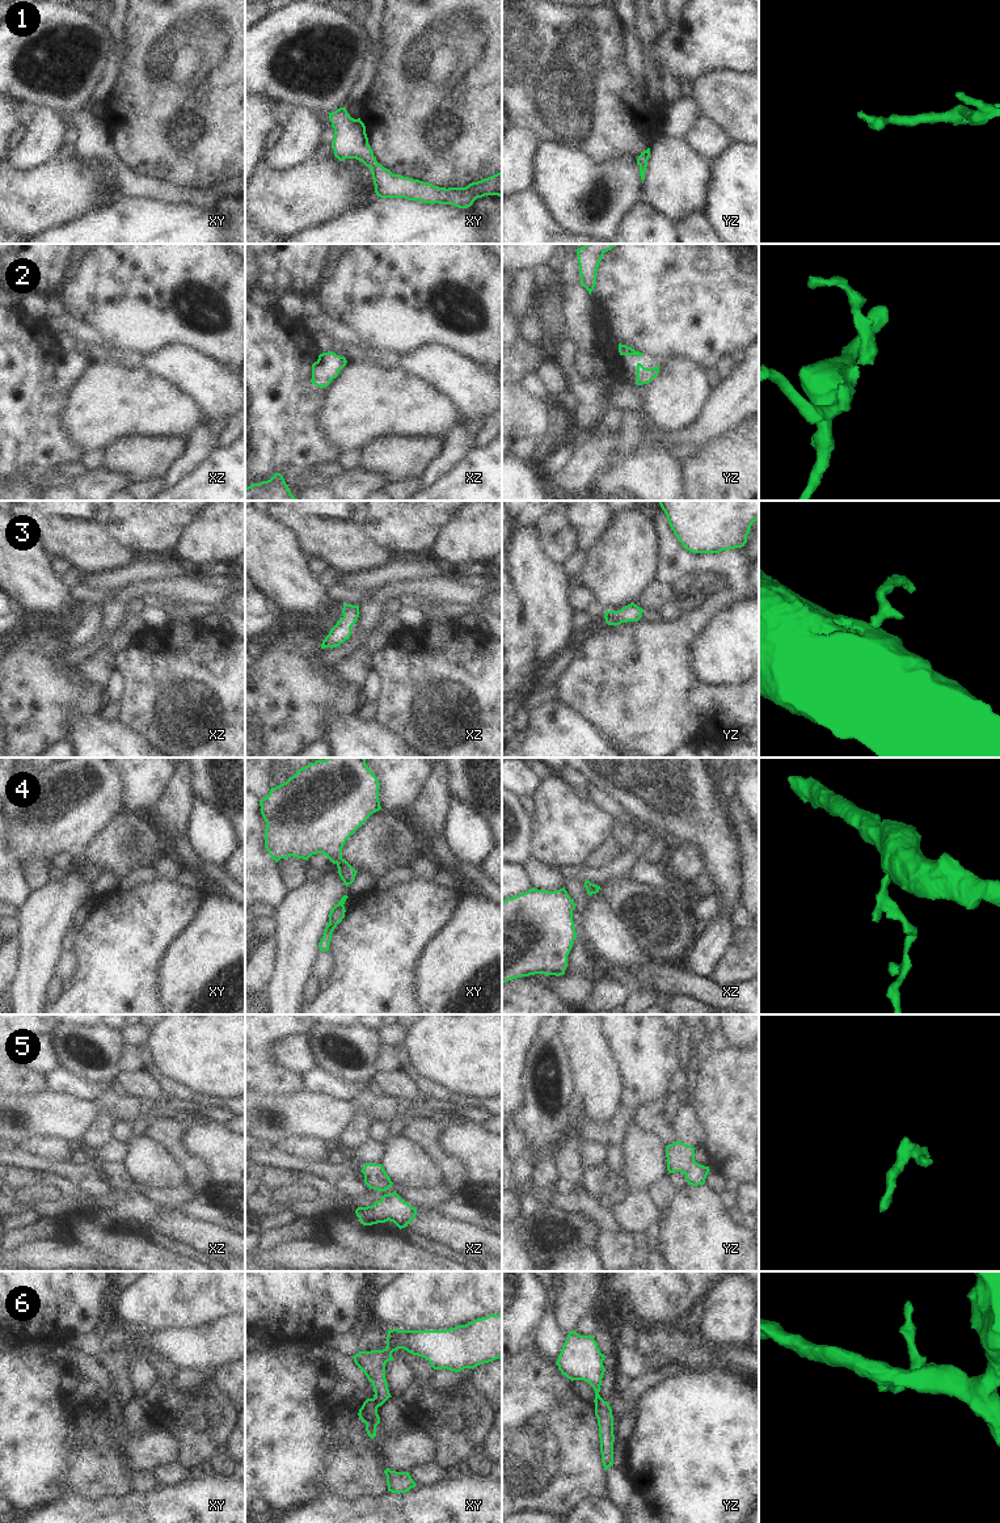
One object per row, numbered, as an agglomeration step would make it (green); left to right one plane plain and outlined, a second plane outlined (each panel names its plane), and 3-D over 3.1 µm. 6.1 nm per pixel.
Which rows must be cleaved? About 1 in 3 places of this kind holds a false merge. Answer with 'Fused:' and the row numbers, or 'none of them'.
Fused: 6

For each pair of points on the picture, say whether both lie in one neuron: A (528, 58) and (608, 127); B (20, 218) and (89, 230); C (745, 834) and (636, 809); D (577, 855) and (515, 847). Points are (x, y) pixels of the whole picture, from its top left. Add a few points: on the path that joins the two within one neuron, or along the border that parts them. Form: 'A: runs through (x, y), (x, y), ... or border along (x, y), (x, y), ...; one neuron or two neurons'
A: runs through (570, 15), (593, 13), (611, 32), (612, 83); one neuron
B: border along (91, 210), (72, 220), (46, 230); two neurons
C: border along (722, 802), (739, 848), (741, 861); two neurons
D: border along (528, 818), (531, 857); two neurons

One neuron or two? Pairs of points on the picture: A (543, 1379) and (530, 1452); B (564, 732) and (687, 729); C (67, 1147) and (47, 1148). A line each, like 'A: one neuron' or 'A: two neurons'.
A: one neuron
B: two neurons
C: one neuron

